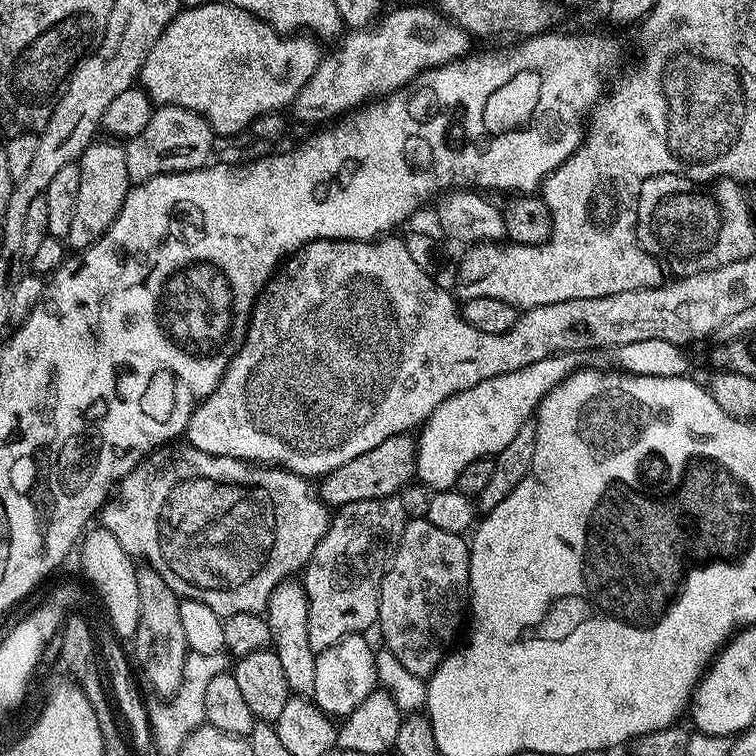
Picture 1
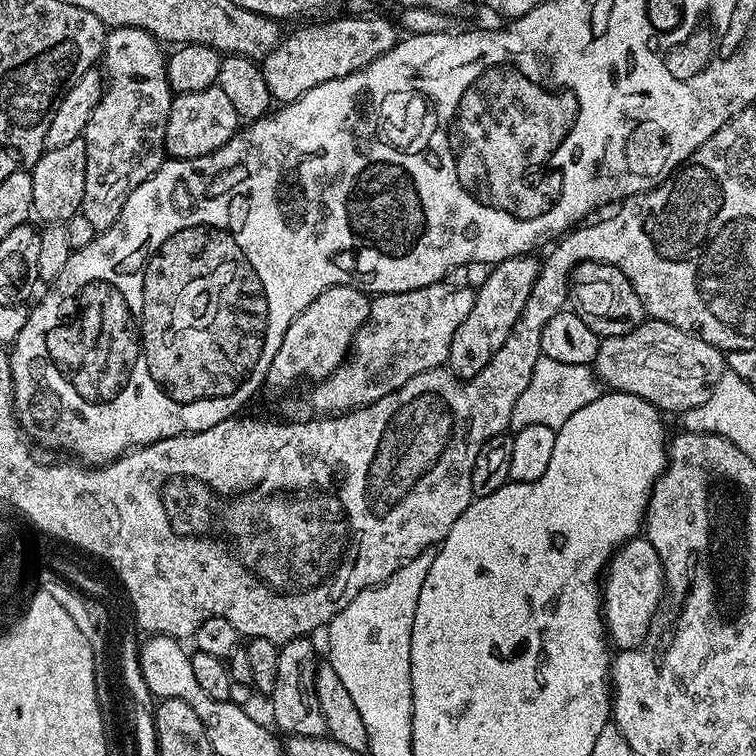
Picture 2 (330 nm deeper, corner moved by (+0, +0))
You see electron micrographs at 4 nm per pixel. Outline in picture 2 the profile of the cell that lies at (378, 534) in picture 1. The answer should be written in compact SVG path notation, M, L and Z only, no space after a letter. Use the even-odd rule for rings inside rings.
M299 636L296 640L287 640L279 645L278 678L274 678L274 690L270 694L273 720L271 723L277 729L280 727L288 736L323 736L326 732L322 710L318 706L314 690L318 657L316 648L310 641L308 636Z

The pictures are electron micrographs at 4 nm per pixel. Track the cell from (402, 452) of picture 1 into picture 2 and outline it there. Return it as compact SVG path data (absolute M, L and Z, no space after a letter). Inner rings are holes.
M525 254L504 260L501 264L495 265L491 269L489 277L486 278L486 282L475 289L474 306L470 306L470 314L466 314L462 326L458 326L458 330L454 330L454 338L450 342L446 361L450 371L460 379L469 380L474 374L481 372L490 362L490 358L494 358L494 354L498 354L498 350L502 346L502 342L506 342L510 330L514 330L514 322L518 322L518 318L522 314L522 306L526 306L526 298L530 298L530 290L534 290L534 282L540 273L541 261L535 260L534 257L535 255Z

